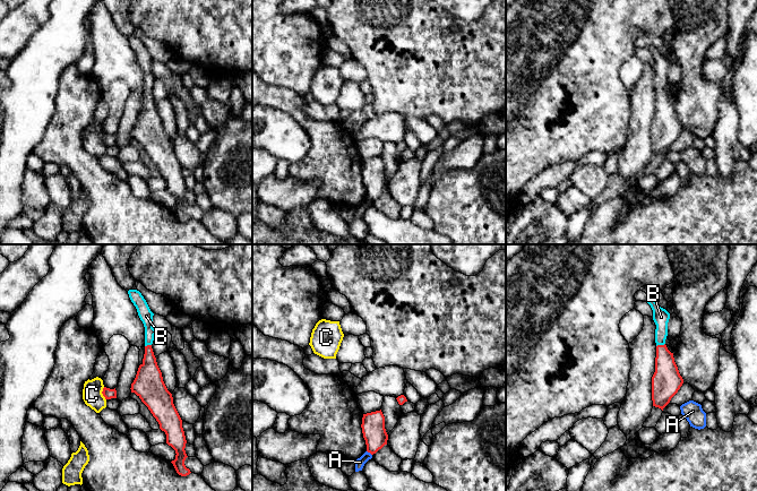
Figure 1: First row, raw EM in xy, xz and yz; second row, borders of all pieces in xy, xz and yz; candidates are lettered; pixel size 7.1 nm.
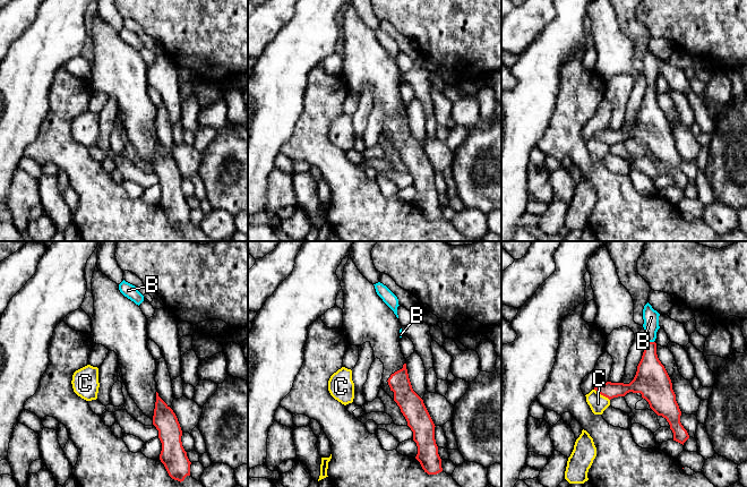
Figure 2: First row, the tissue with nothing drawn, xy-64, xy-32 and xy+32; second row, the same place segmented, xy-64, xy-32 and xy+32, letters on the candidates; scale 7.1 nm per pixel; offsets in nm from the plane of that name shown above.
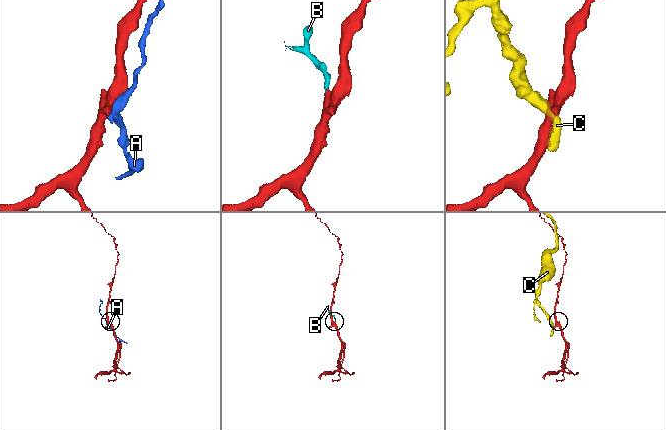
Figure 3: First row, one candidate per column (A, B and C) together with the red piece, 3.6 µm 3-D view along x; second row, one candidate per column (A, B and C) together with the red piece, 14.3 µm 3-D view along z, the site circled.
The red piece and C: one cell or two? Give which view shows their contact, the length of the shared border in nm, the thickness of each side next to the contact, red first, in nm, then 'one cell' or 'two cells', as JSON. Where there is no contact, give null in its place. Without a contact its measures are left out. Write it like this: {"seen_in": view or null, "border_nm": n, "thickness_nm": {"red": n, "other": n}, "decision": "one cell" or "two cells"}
{"seen_in": "xy", "border_nm": 100, "thickness_nm": {"red": 70, "other": 140}, "decision": "two cells"}

